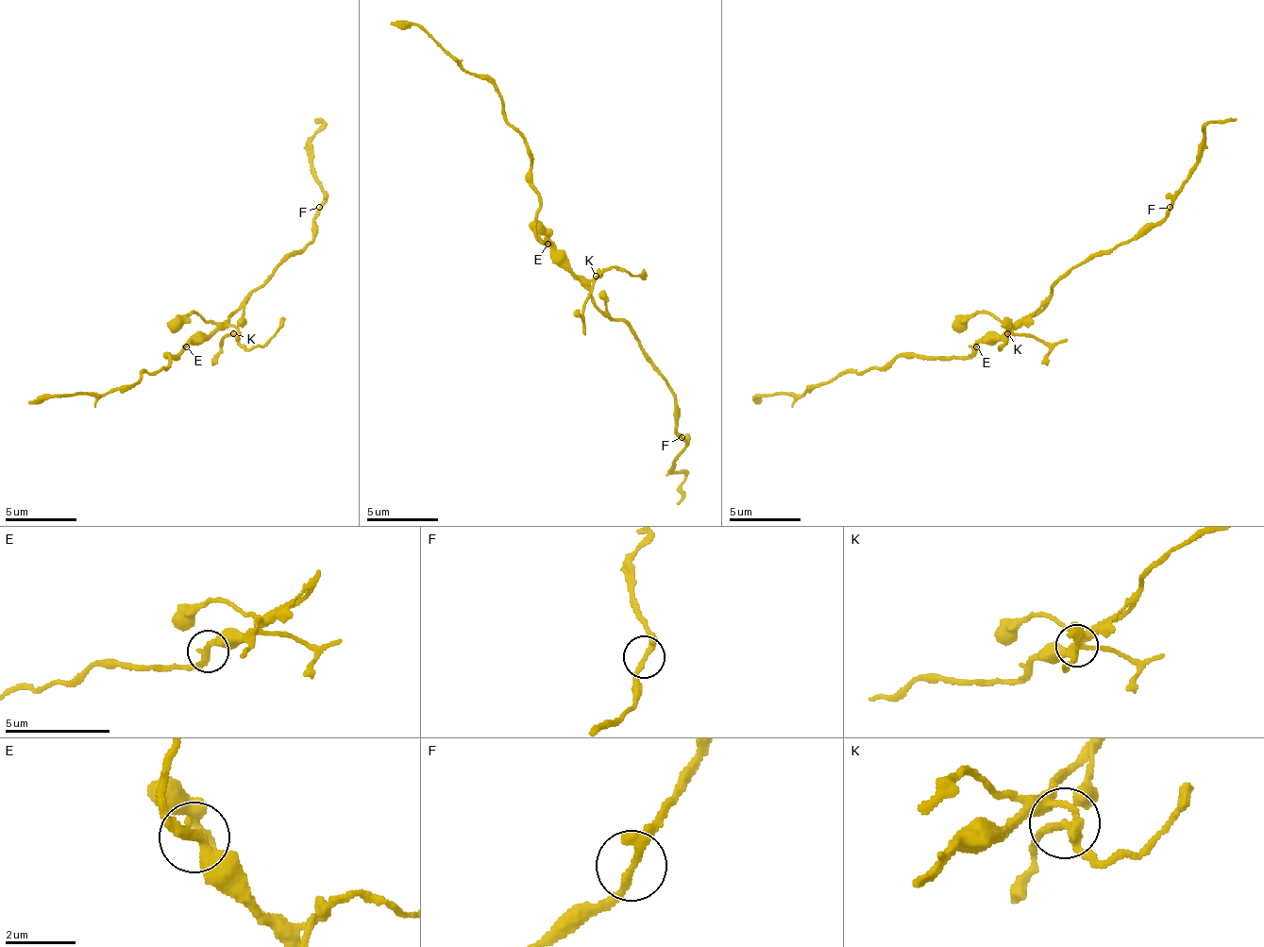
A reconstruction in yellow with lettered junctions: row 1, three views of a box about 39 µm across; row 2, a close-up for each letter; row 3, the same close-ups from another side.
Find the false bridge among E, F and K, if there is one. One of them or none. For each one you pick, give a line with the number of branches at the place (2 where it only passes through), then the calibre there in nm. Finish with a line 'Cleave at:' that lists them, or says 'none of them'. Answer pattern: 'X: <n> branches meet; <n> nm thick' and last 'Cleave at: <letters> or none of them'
K: 3 branches meet; 240 nm thick
Cleave at: K

